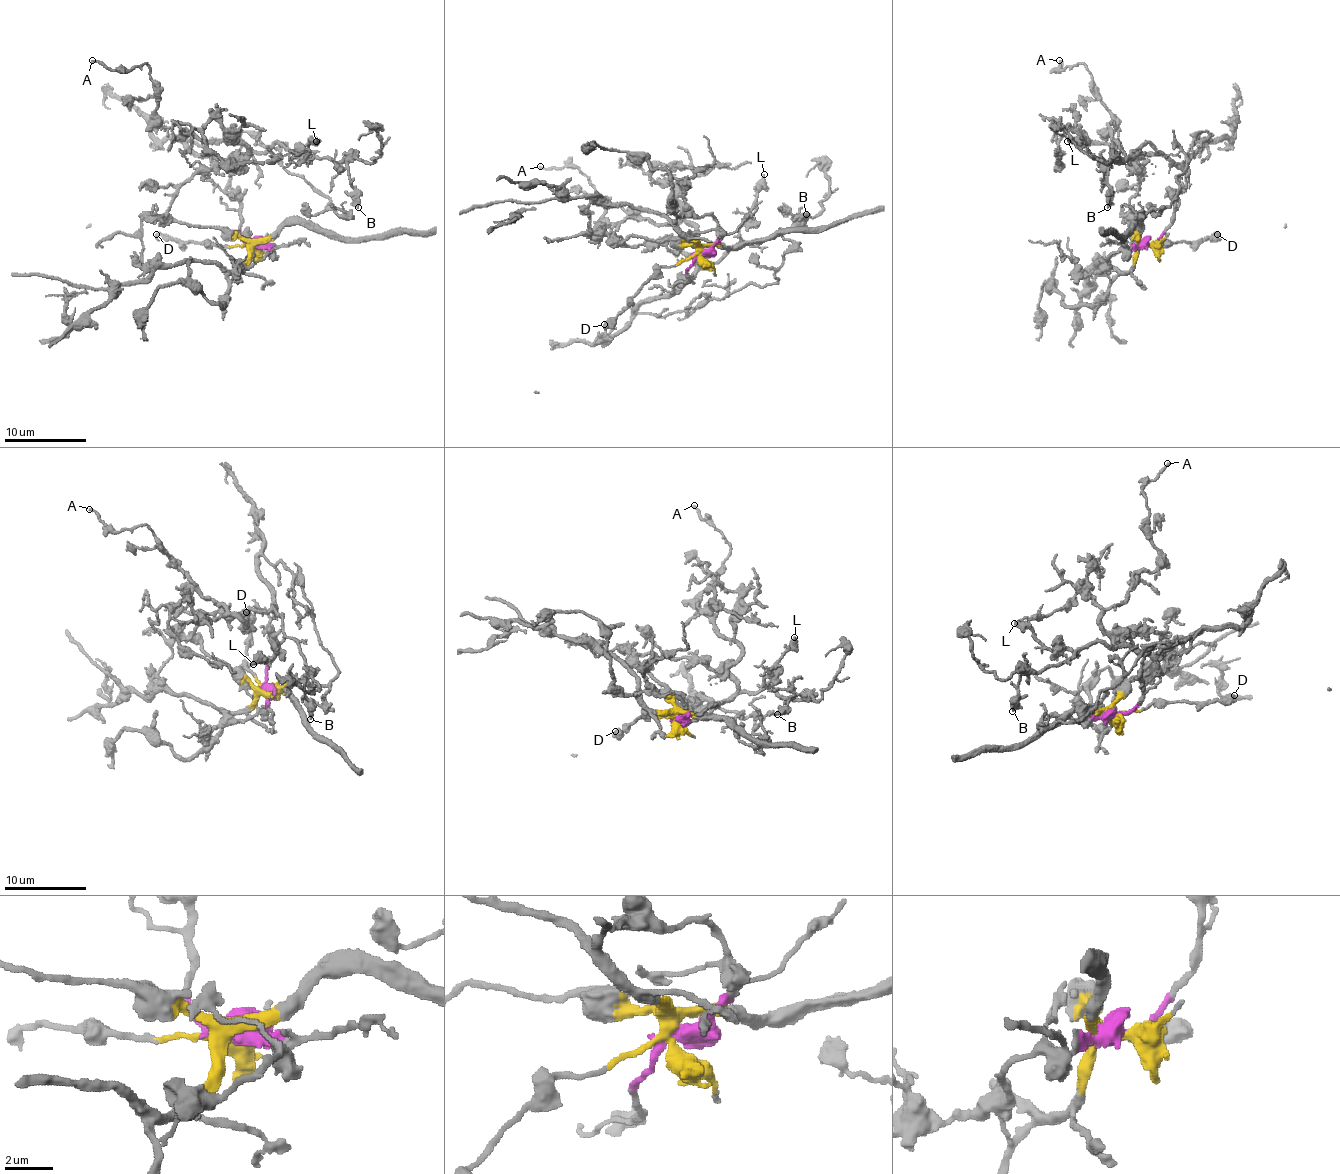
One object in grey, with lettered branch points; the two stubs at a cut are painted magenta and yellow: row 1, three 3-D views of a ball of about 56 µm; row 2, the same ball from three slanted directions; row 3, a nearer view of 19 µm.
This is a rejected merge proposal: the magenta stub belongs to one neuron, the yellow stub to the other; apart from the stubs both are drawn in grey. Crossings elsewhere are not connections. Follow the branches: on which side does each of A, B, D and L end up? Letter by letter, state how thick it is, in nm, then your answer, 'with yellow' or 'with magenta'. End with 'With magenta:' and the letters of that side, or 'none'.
A: 180 nm | with magenta
B: 320 nm | with magenta
D: 600 nm | with yellow
L: 360 nm | with magenta
With magenta: A, B, L

